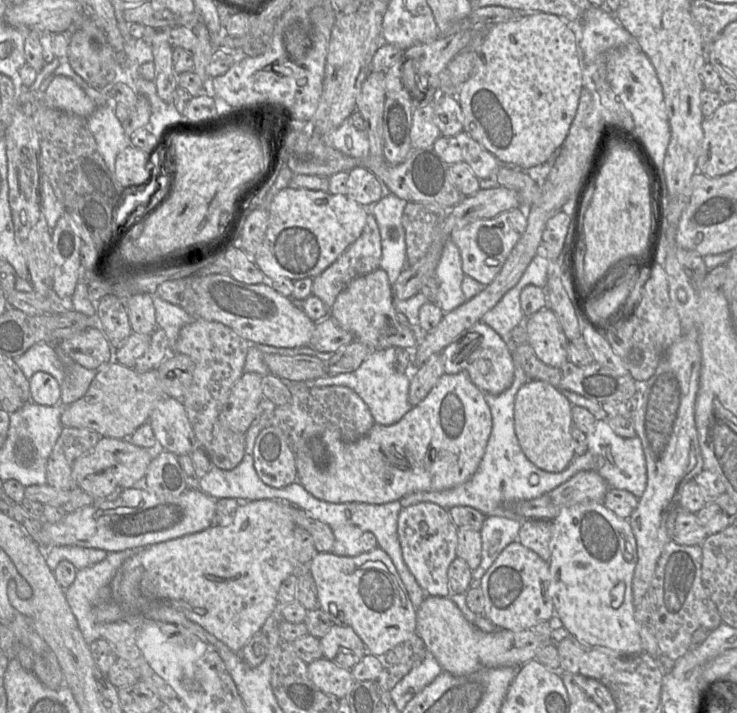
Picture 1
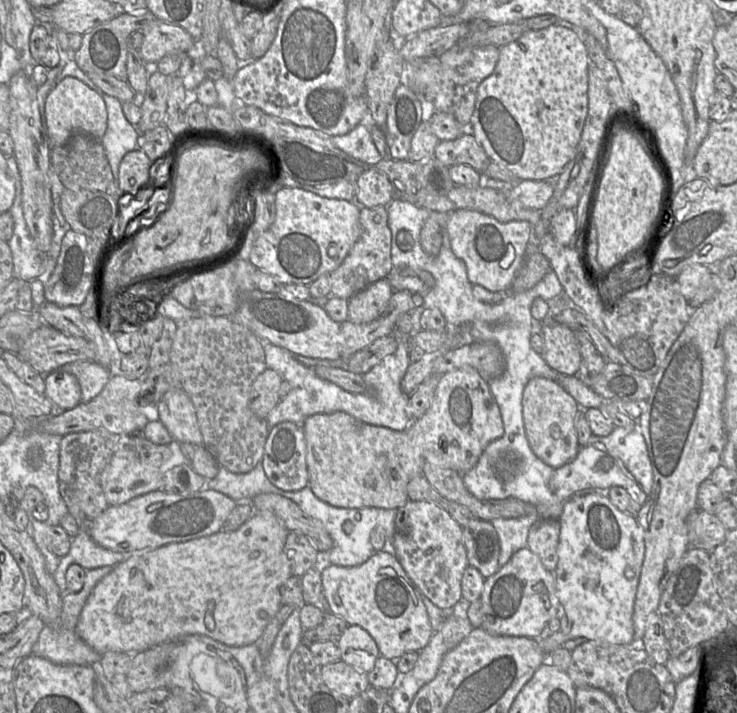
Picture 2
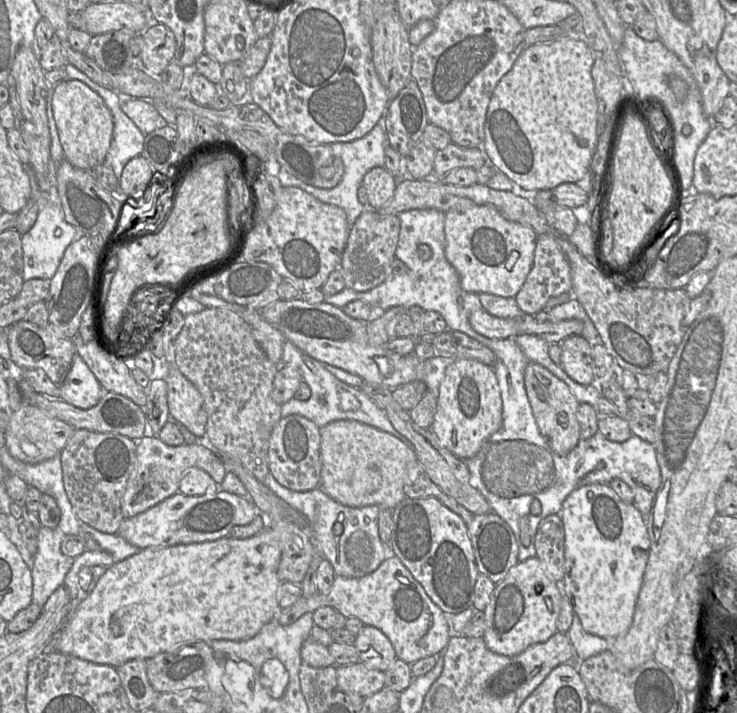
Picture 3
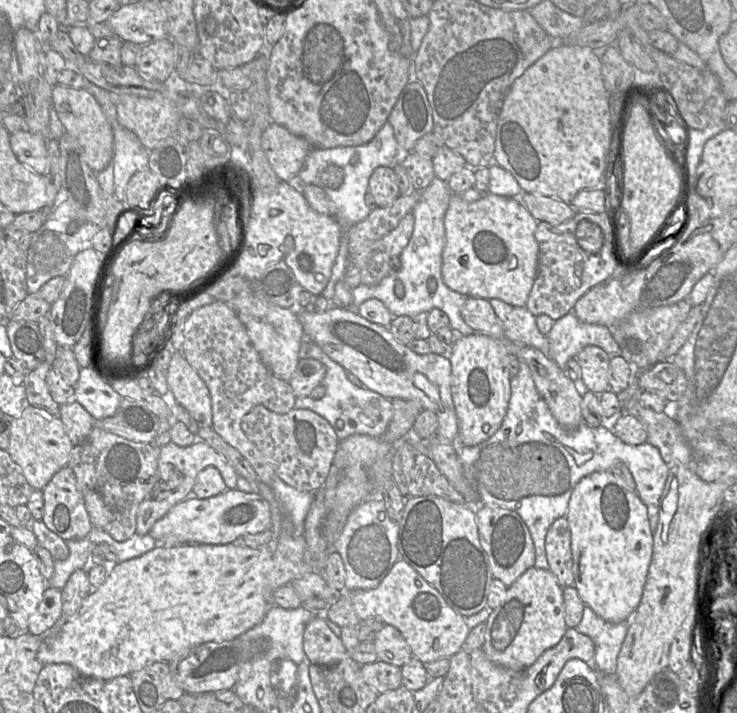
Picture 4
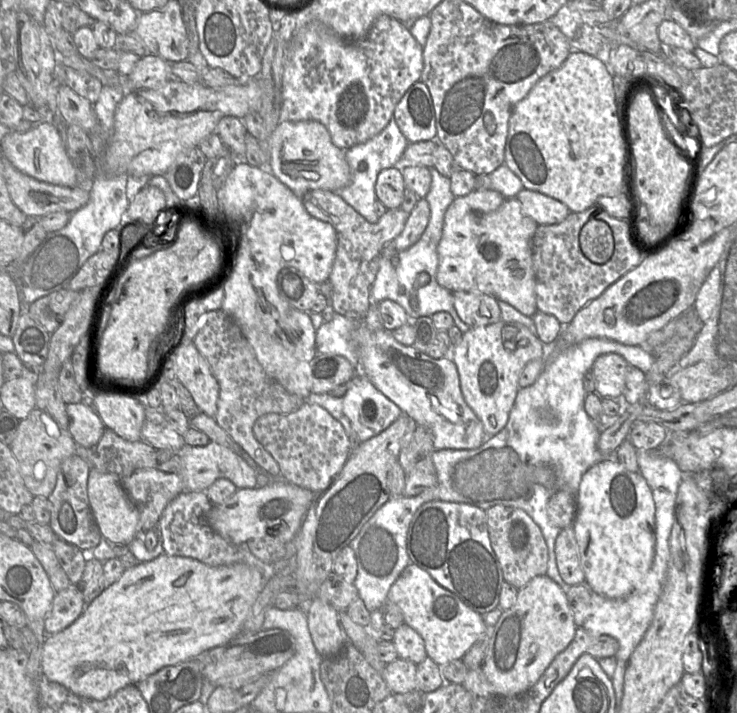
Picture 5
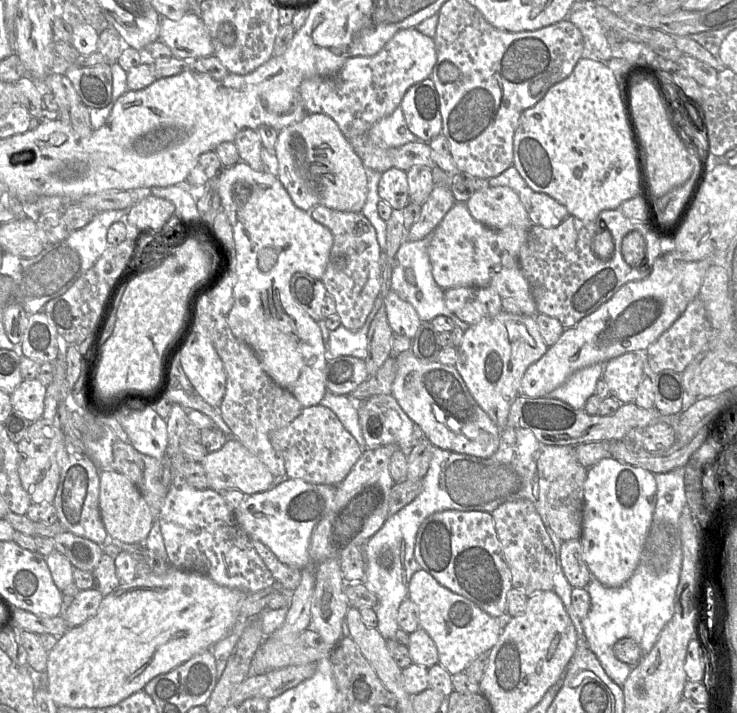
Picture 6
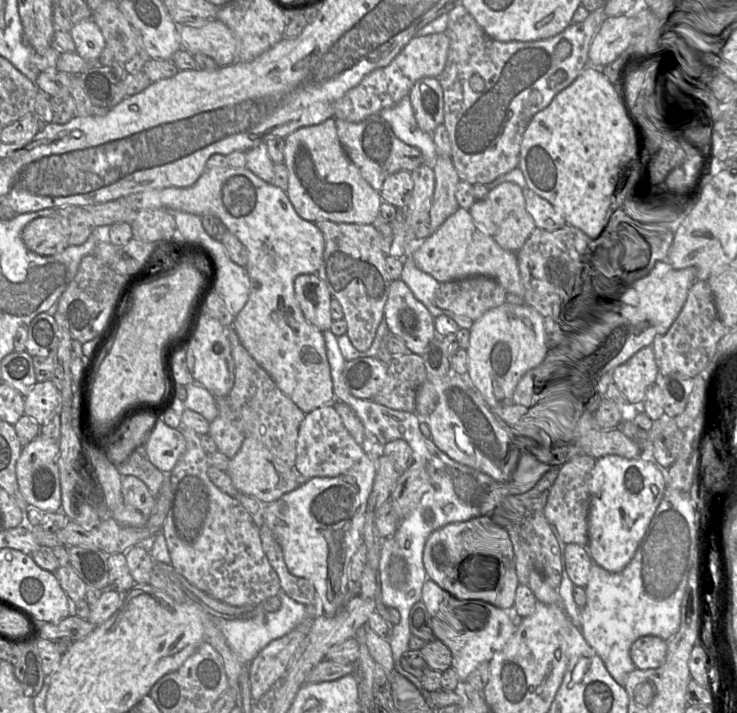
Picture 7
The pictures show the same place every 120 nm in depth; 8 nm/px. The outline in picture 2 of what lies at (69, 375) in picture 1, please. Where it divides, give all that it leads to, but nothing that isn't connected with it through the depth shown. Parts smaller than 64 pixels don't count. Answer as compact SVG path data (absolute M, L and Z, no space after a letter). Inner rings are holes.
M76 361L65 364L58 370L76 377L81 389L81 403L95 398L111 377L109 370L96 361Z

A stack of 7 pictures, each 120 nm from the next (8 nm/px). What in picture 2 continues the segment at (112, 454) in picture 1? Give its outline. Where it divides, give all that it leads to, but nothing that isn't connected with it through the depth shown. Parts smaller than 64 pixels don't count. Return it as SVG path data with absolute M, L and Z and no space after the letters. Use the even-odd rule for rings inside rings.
M141 434L120 435L117 449L100 476L101 487L109 506L121 505L137 496L161 490L161 466L170 457L171 450L168 445L156 445Z

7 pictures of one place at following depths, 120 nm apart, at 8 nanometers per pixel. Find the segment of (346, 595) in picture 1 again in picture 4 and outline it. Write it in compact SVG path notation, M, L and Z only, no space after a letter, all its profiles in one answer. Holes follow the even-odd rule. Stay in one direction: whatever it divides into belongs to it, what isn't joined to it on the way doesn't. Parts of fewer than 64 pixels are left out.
M402 559L396 561L377 587L369 590L347 591L347 593L356 614L361 620L380 617L385 625L395 627L410 647L413 657L423 664L442 658L450 658L464 647L466 637L470 631L465 618L455 612L441 594Z

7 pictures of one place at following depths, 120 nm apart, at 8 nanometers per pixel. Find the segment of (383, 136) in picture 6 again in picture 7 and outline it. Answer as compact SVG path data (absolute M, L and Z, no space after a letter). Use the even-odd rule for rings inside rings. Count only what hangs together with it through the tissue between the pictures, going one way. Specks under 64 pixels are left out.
M409 95L404 96L396 105L381 110L378 114L389 123L397 138L407 145L418 148L424 158L424 164L434 168L439 155L432 134L418 127Z

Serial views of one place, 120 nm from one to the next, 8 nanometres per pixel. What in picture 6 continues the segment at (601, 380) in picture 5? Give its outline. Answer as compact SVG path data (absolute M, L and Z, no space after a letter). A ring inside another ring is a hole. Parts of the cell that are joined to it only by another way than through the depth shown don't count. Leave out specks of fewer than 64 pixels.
M625 353L604 364L602 379L621 404L632 403L645 376L643 353Z

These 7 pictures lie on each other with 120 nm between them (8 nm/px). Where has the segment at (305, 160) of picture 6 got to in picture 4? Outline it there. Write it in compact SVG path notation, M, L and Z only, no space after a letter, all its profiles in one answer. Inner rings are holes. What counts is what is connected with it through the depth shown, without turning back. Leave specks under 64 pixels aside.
M275 122L262 133L261 144L272 169L281 181L286 182L298 175L312 149L305 138Z

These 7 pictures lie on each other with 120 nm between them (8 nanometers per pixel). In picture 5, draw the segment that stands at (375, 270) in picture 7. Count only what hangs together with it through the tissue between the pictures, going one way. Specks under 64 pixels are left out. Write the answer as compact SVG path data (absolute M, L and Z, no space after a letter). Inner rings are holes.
M315 189L308 191L302 202L307 212L331 224L337 233L337 248L333 267L328 278L331 284L331 301L335 313L349 319L364 319L370 307L371 285L367 279L369 263L404 229L409 213L401 208L389 209L376 223L368 222L334 191Z

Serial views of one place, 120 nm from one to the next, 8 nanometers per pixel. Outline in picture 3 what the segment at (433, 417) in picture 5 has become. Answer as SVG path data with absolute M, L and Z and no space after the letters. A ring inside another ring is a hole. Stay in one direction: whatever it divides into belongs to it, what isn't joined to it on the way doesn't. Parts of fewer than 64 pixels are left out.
M299 298L294 300L279 299L265 306L259 312L266 322L274 326L283 334L286 341L294 344L308 356L321 363L327 363L357 375L362 378L365 383L387 387L389 389L394 389L402 384L419 380L426 384L428 391L432 391L435 396L438 396L439 386L445 376L446 368L455 360L455 357L437 355L424 360L418 358L414 354L406 356L398 355L389 350L386 345L374 346L370 344L368 340L366 332L367 322L353 319L347 316L342 309L326 302L309 304Z

